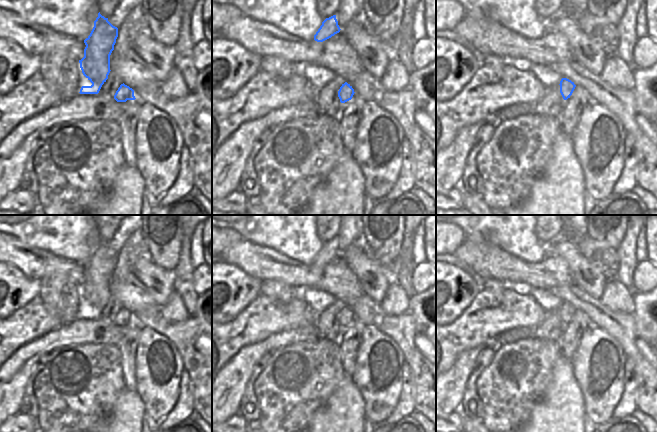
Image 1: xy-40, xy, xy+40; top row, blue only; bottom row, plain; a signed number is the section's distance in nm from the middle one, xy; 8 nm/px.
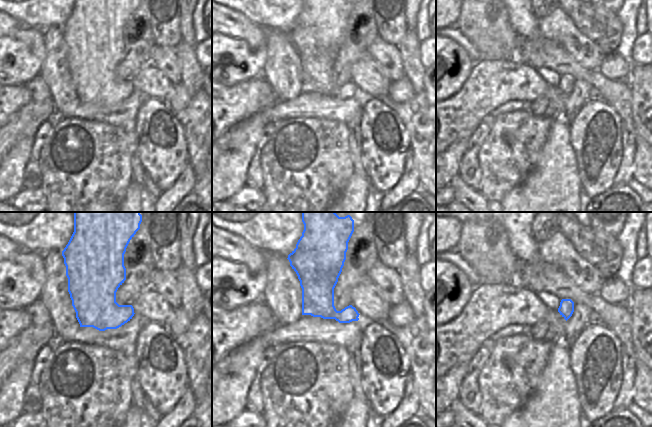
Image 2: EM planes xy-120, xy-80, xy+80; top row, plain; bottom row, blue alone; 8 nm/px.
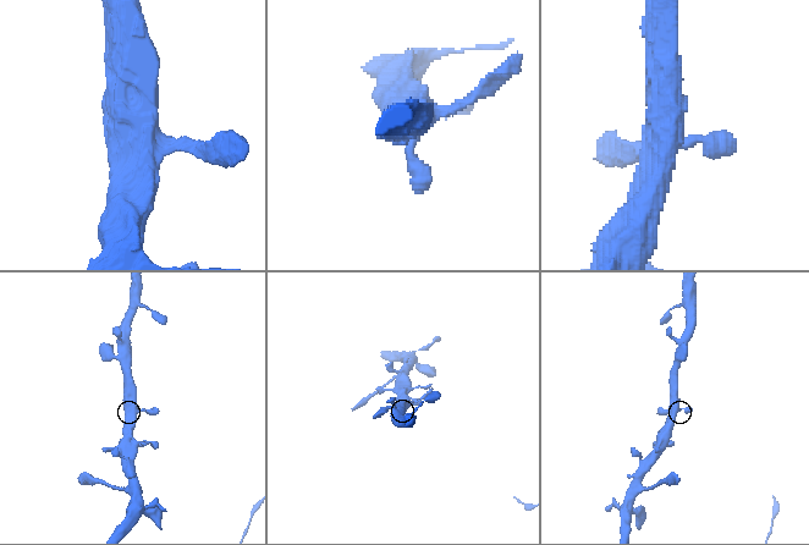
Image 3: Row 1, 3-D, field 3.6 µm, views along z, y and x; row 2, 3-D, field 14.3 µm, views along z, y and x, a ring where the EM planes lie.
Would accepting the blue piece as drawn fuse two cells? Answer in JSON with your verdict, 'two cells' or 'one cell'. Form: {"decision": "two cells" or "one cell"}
{"decision": "one cell"}

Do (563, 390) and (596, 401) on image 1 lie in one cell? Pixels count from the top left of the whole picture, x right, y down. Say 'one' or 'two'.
two

